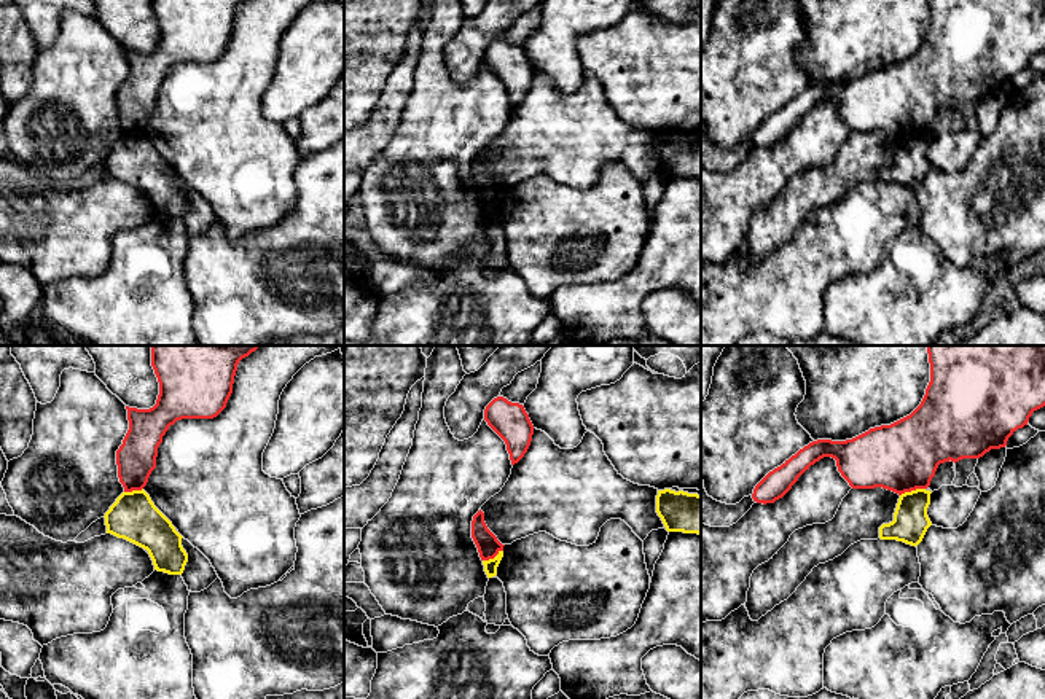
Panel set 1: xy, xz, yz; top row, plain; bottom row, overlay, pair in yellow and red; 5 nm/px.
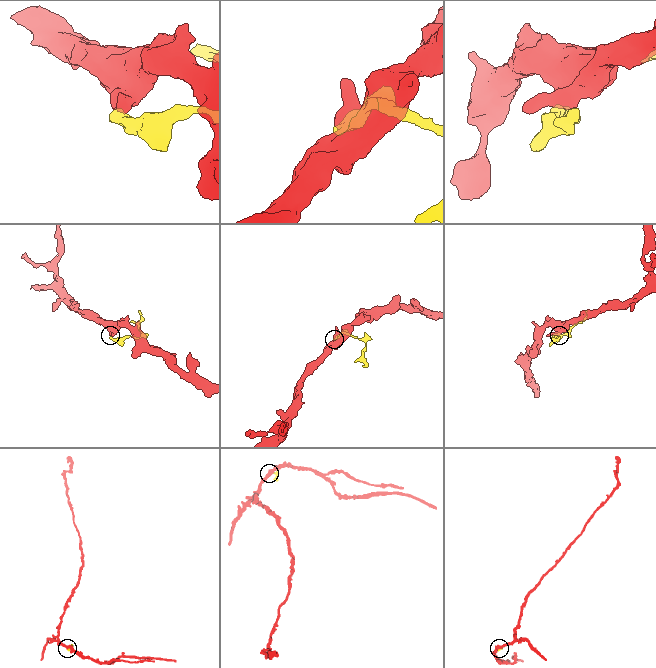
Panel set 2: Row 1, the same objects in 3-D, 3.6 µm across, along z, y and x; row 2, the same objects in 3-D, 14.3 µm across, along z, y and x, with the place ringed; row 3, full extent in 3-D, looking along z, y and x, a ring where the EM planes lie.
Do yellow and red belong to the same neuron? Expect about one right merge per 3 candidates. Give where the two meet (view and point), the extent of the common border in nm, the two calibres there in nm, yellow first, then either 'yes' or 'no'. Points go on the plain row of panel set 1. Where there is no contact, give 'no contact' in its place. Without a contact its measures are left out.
yz (911, 134) | 130 nm | 180/360 nm | no

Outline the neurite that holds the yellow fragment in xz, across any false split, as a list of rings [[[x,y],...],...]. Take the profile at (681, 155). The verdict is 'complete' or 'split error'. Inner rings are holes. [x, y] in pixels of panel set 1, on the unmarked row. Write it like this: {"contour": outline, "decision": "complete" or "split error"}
{"contour": [[[658,134],[656,156],[667,175],[701,178],[701,139],[683,134]]], "decision": "complete"}

